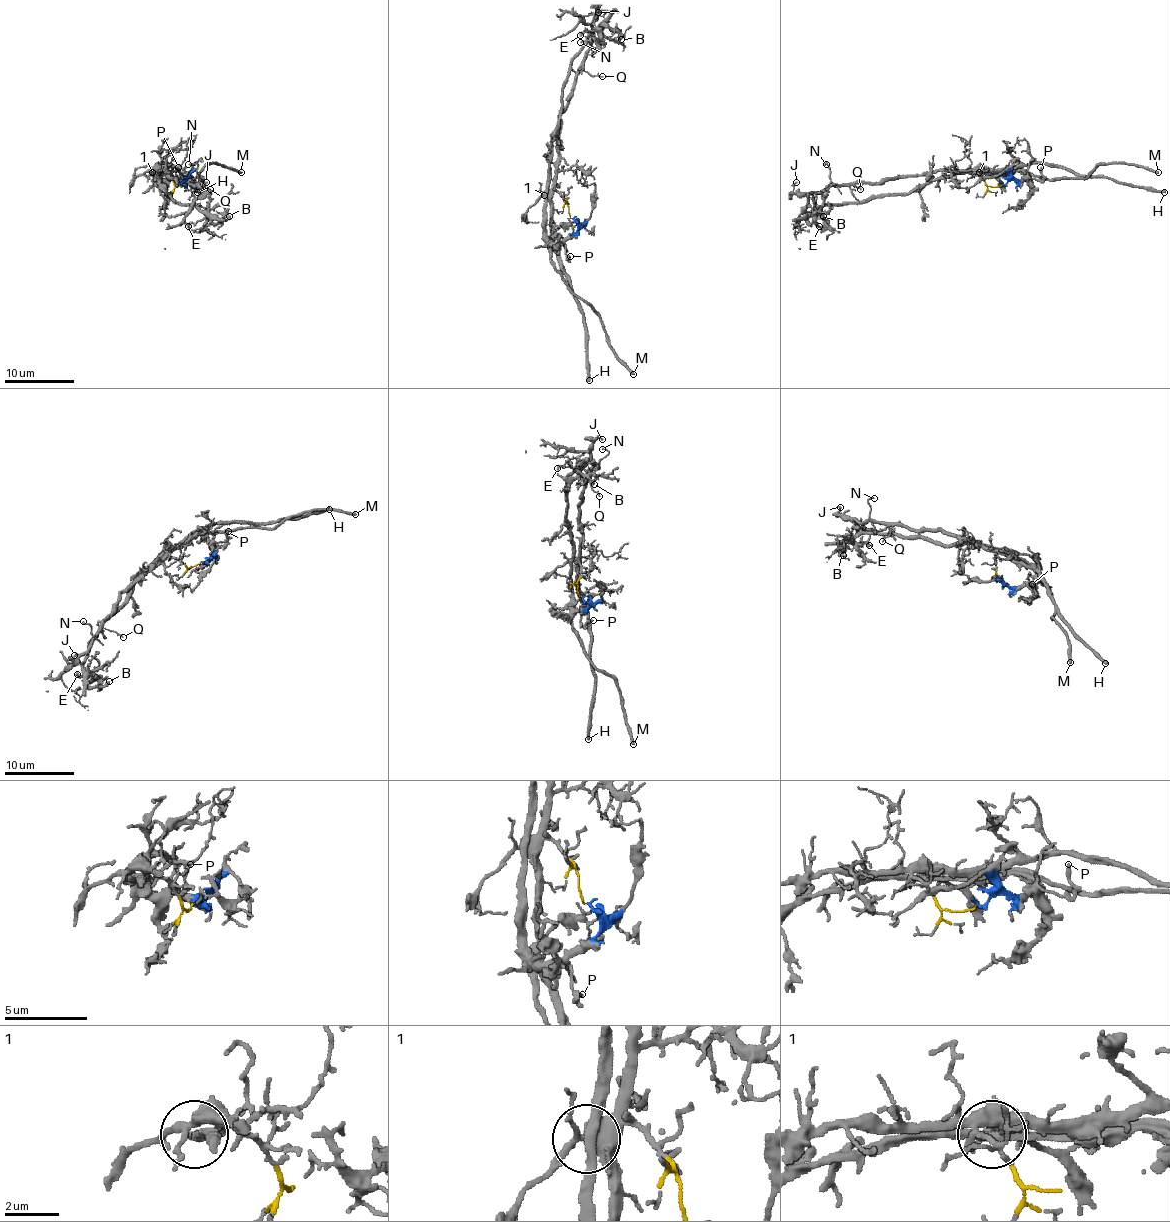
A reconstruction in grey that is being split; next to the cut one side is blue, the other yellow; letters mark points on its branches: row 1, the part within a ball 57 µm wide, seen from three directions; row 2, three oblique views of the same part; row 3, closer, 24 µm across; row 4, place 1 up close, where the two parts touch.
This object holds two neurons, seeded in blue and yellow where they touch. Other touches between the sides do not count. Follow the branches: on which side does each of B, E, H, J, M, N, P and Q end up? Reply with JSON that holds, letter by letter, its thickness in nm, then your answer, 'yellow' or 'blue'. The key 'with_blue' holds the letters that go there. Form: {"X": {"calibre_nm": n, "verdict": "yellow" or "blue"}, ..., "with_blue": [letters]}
{"B": {"calibre_nm": 320, "verdict": "blue"}, "E": {"calibre_nm": 150, "verdict": "blue"}, "H": {"calibre_nm": 320, "verdict": "yellow"}, "J": {"calibre_nm": 170, "verdict": "yellow"}, "M": {"calibre_nm": 300, "verdict": "blue"}, "N": {"calibre_nm": 120, "verdict": "yellow"}, "P": {"calibre_nm": 240, "verdict": "blue"}, "Q": {"calibre_nm": 120, "verdict": "yellow"}, "with_blue": ["B", "E", "M", "P"]}

